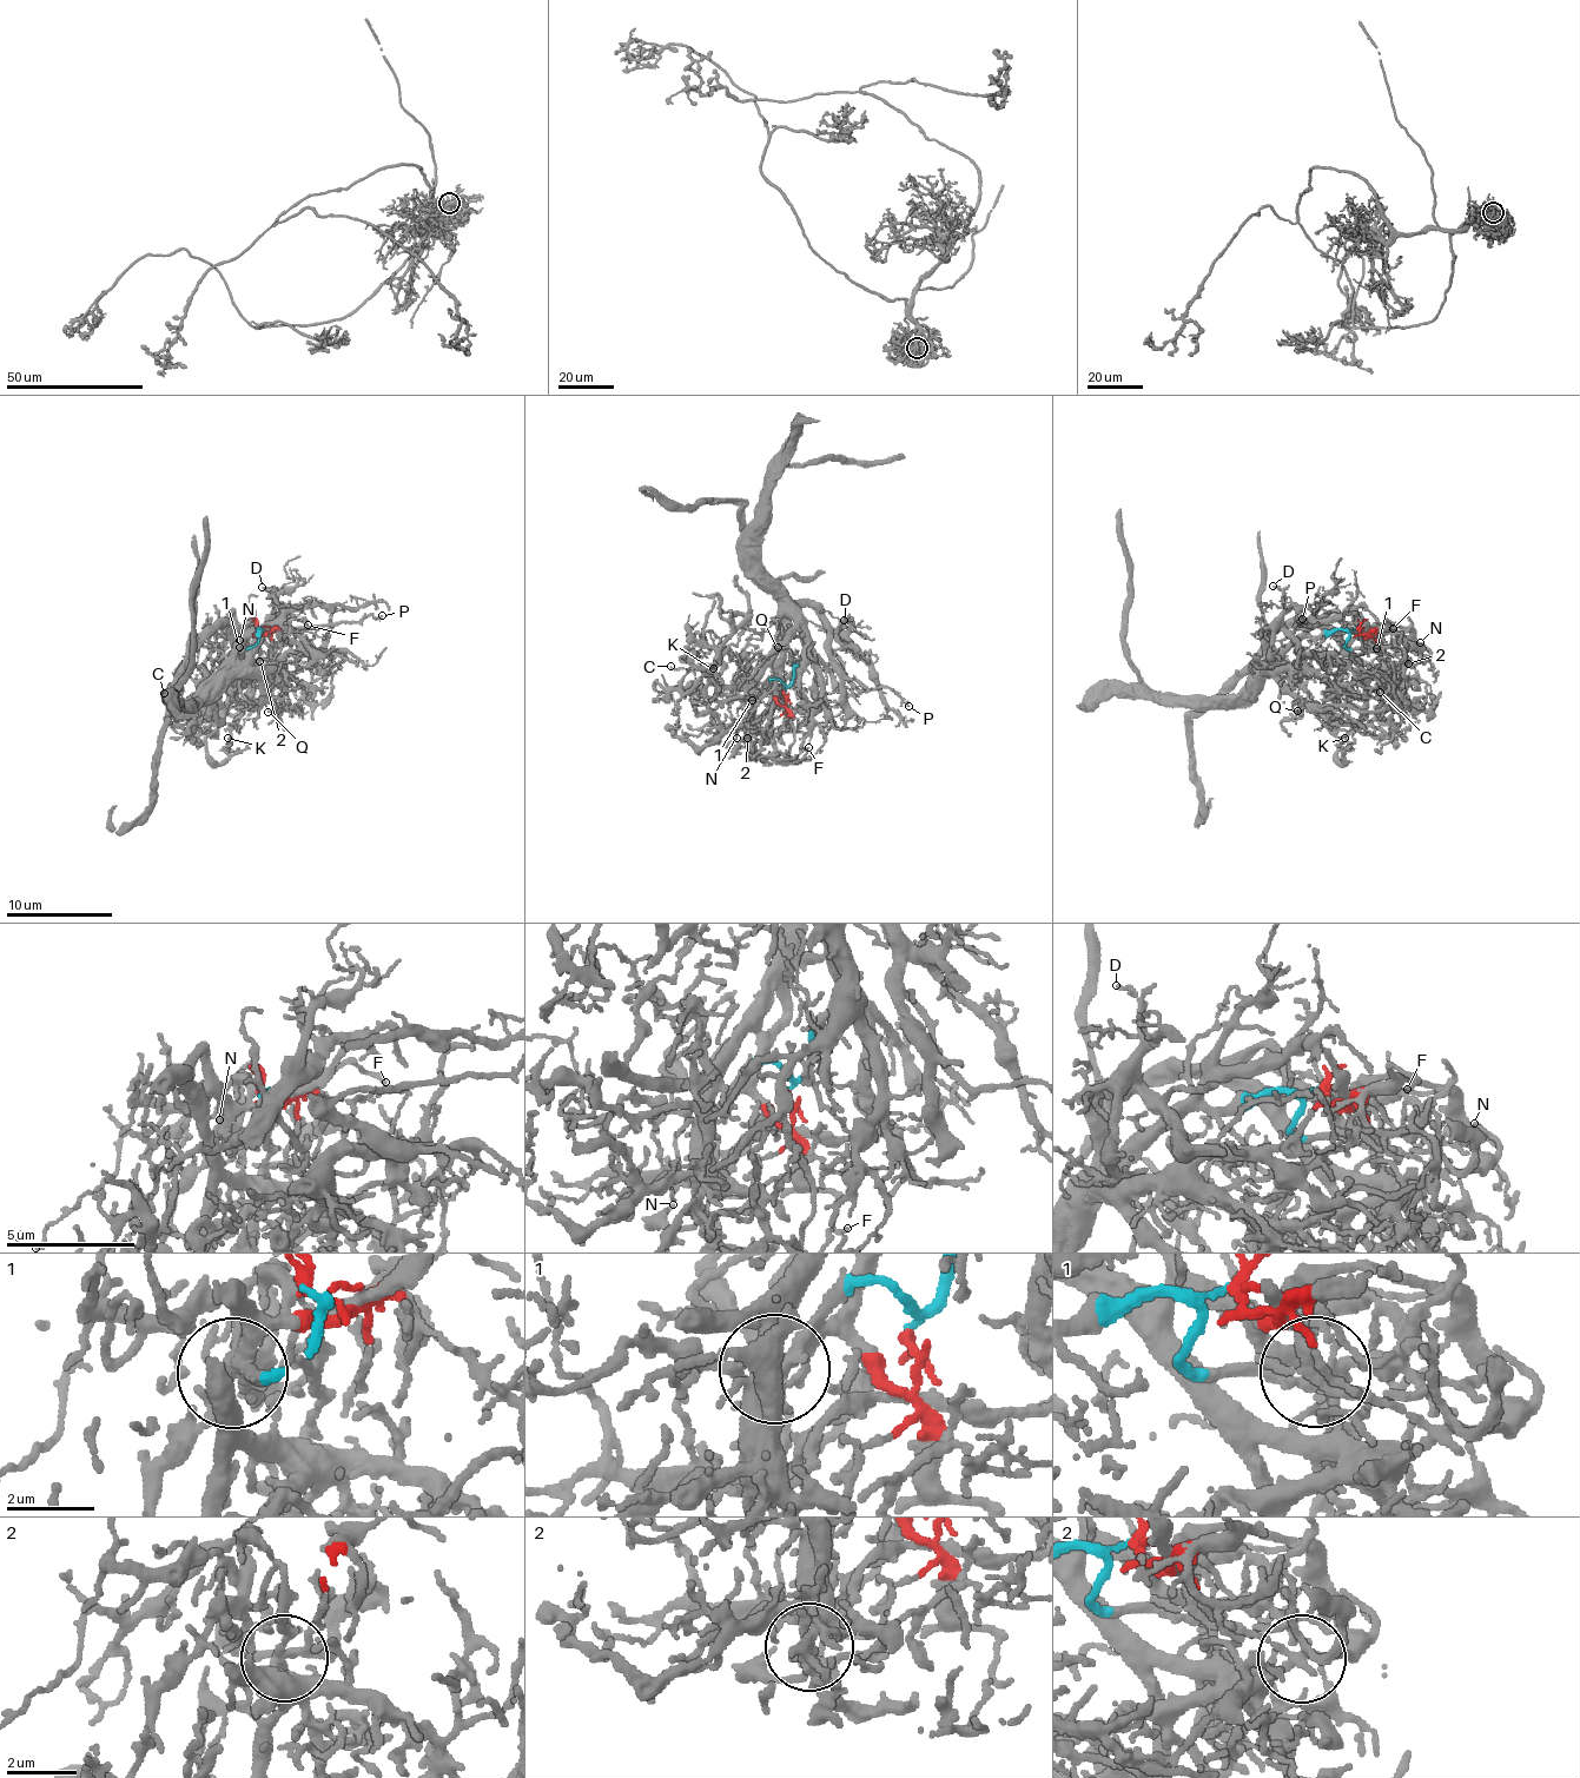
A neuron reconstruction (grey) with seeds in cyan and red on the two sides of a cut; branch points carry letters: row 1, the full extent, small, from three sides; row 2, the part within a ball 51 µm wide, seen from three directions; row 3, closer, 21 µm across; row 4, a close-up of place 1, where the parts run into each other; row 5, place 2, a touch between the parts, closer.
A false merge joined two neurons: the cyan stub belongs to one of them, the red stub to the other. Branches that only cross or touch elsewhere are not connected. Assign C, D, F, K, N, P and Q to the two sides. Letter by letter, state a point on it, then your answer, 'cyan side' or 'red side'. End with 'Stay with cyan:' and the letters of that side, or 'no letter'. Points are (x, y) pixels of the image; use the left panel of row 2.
C: at (164, 693); red side
D: at (262, 587); cyan side
F: at (308, 625); red side
K: at (227, 738); red side
N: at (239, 640); red side
P: at (382, 615); cyan side
Q: at (268, 712); cyan side
Stay with cyan: D, P, Q

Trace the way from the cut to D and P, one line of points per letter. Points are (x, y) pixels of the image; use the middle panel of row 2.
D: (785, 689), (805, 653), (805, 636), (793, 613), (795, 607), (810, 605), (841, 639), (846, 633), (845, 620)
P: (785, 689), (805, 653), (793, 613), (806, 605), (821, 613), (827, 647), (861, 691), (890, 688), (910, 707)

